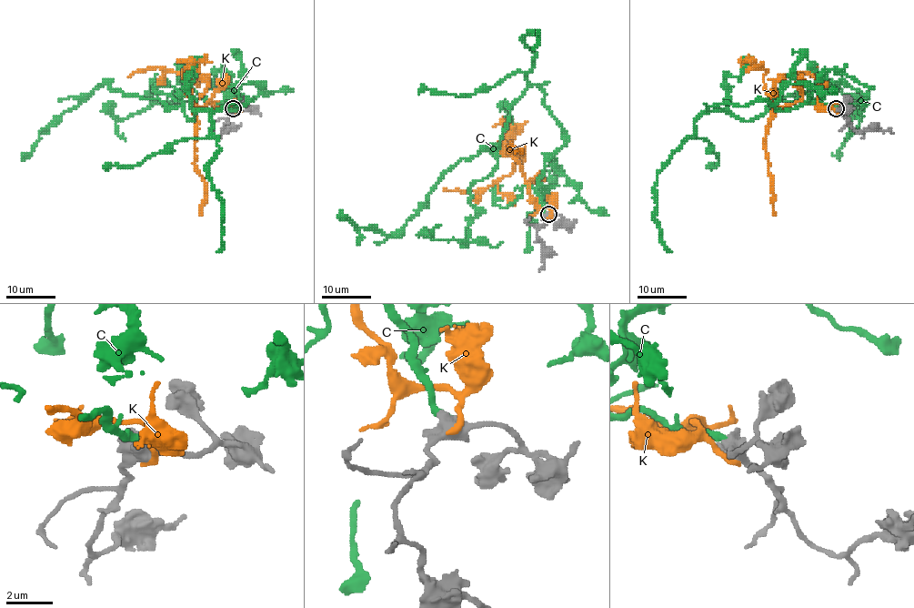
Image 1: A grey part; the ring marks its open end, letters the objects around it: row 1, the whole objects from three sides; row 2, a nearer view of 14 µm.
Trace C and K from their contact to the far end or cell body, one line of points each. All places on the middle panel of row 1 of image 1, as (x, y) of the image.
C: (548, 214), (536, 187), (566, 133), (535, 85), (500, 141), (459, 158), (396, 238), (339, 209)
K: (549, 216), (530, 193), (511, 154), (523, 153), (513, 171), (486, 188), (444, 188)

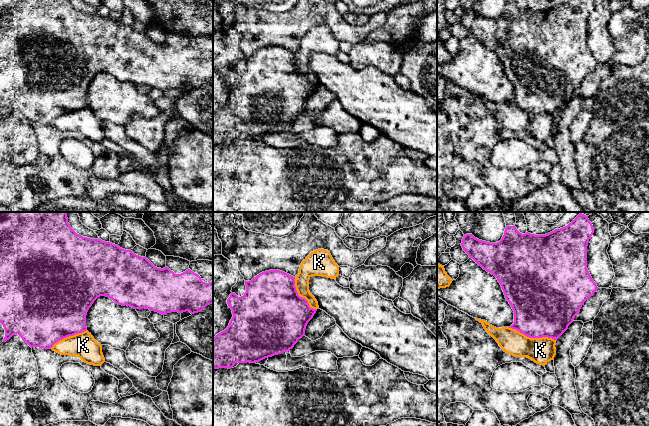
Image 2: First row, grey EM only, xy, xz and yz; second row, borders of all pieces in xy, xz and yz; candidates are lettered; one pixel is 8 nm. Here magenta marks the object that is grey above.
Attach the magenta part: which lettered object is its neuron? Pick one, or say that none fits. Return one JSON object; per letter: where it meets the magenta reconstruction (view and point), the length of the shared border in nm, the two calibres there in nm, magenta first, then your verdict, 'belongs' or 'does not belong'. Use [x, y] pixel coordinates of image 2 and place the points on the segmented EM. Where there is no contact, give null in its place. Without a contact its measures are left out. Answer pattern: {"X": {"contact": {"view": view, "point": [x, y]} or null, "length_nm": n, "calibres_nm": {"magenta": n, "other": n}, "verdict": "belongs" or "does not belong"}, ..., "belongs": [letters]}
{"C": {"contact": null, "verdict": "belongs"}, "K": {"contact": {"view": "yz", "point": [532, 337]}, "length_nm": 400, "calibres_nm": {"magenta": 460, "other": 200}, "verdict": "does not belong"}, "belongs": ["C"]}

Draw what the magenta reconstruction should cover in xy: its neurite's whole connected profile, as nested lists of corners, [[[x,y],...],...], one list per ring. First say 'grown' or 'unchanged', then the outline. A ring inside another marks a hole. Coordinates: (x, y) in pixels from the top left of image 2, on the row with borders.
unchanged; [[[0,212],[0,323],[5,329],[3,342],[9,340],[14,334],[18,334],[31,348],[50,349],[58,341],[87,330],[87,312],[100,296],[109,297],[118,305],[127,305],[134,309],[145,308],[162,315],[186,311],[194,314],[201,312],[207,305],[213,303],[213,282],[203,282],[201,277],[190,269],[181,274],[175,274],[168,267],[157,268],[146,257],[138,256],[131,250],[122,249],[118,245],[101,239],[83,237],[71,228],[68,223],[67,212]]]

